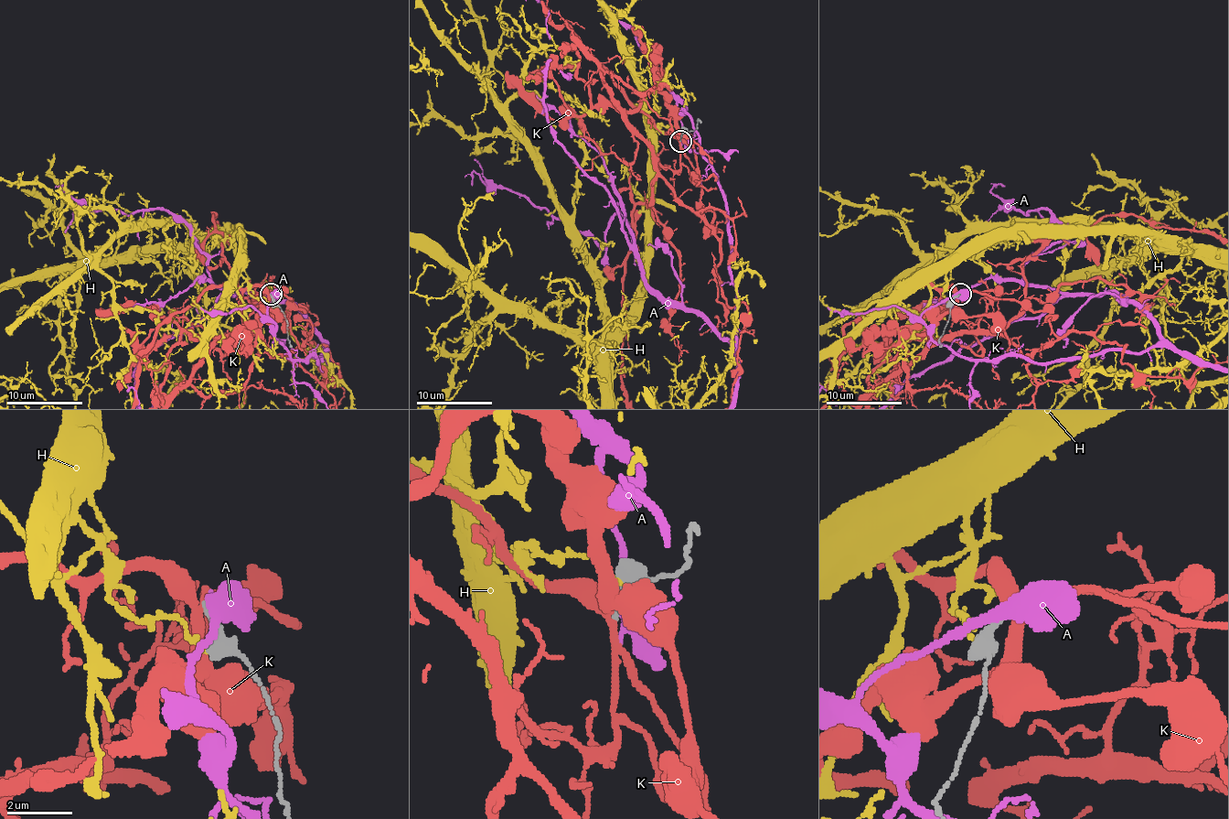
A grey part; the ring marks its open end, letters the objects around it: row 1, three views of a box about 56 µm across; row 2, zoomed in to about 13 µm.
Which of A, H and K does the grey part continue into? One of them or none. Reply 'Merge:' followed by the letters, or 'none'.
Merge: K

